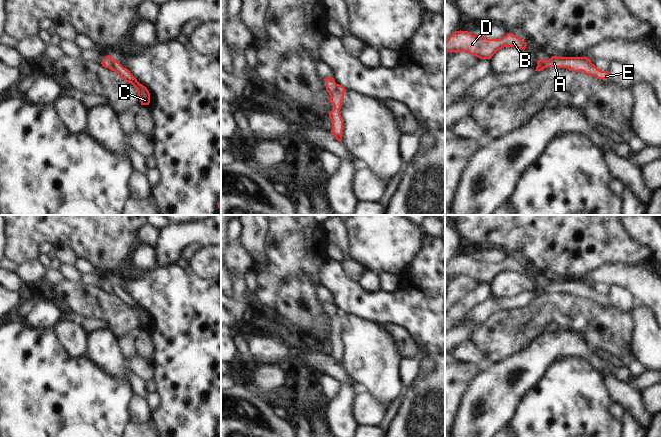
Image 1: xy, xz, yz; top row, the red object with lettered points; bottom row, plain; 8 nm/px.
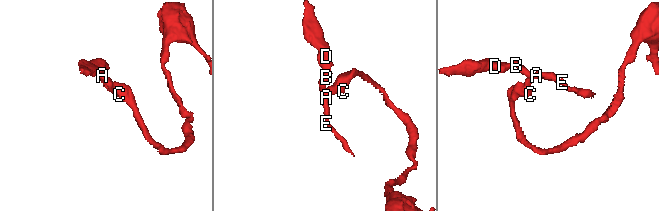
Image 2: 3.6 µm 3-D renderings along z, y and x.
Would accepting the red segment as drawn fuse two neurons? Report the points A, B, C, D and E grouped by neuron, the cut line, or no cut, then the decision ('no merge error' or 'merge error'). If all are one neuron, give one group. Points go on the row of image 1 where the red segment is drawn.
A B D E / C; cut in xz along (336, 84), (336, 89), (343, 93); merge error

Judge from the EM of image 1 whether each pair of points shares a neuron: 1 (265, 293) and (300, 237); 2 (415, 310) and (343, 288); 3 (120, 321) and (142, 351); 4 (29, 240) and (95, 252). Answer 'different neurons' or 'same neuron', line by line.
1: same neuron
2: same neuron
3: different neurons
4: same neuron

